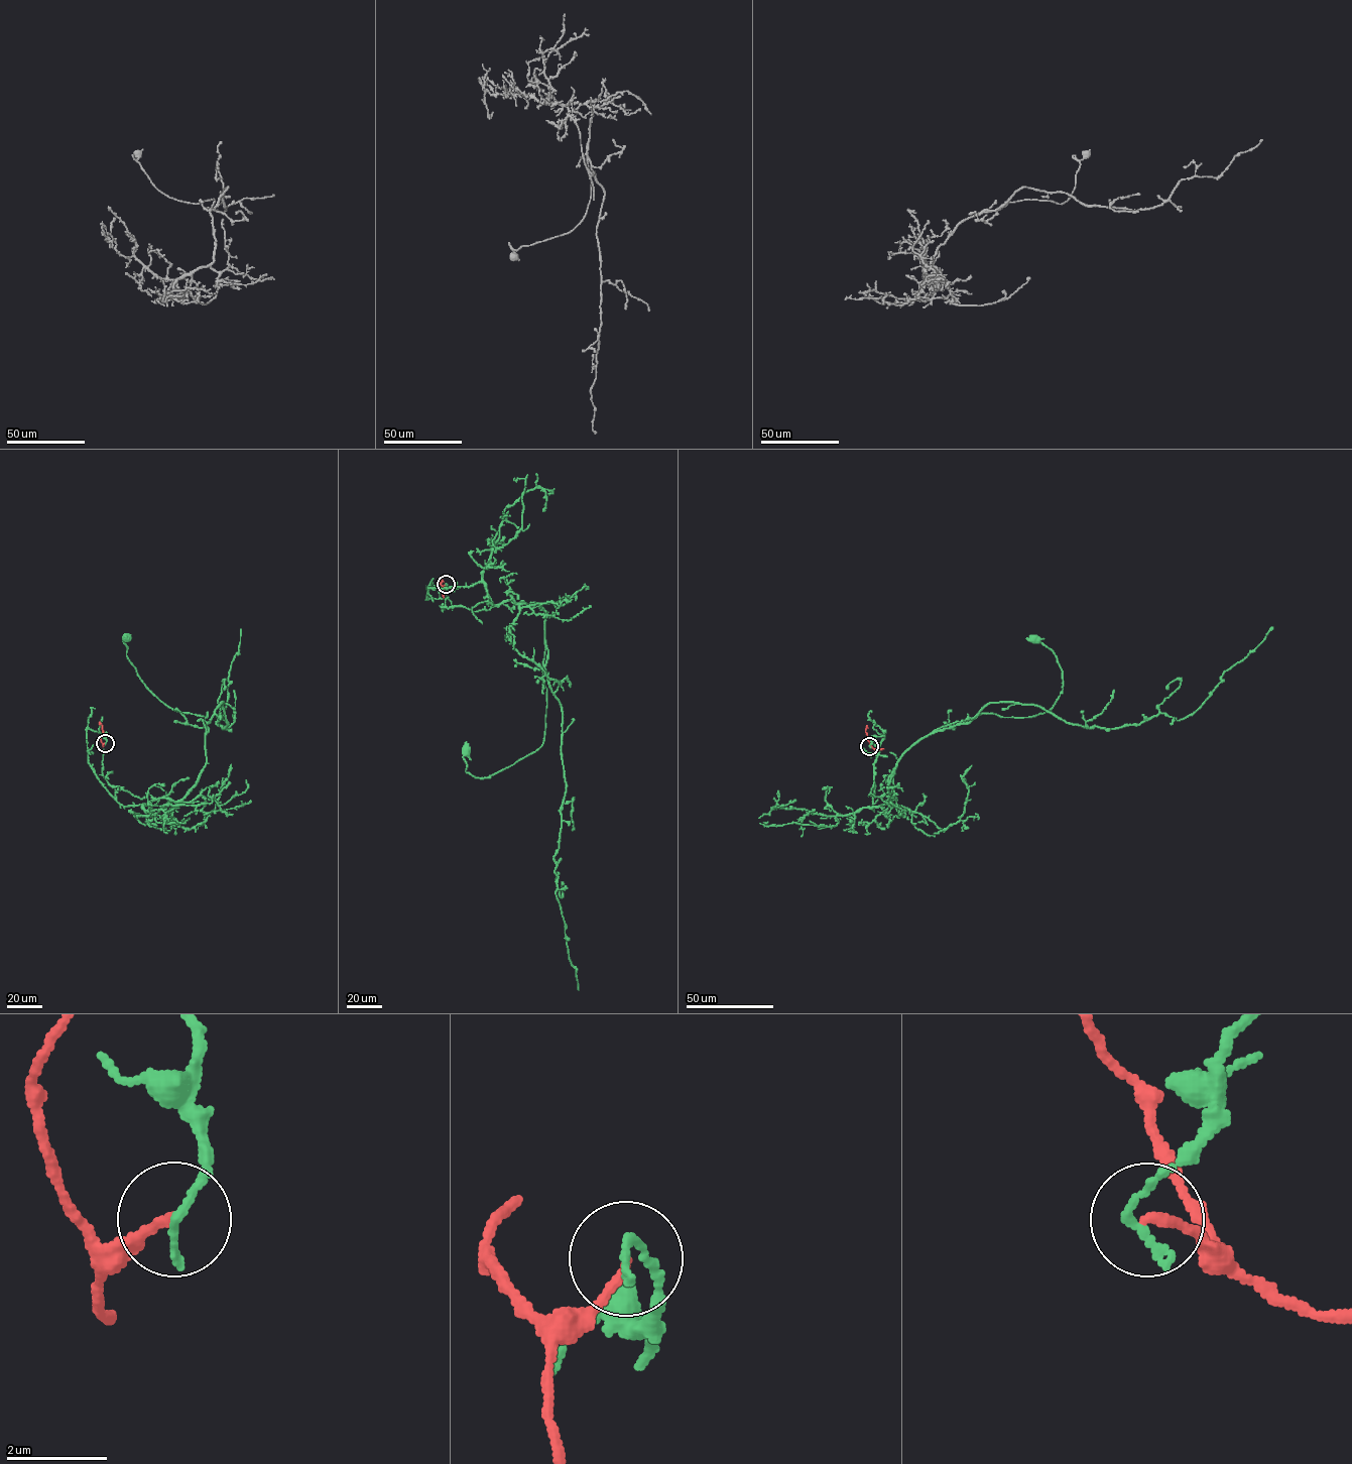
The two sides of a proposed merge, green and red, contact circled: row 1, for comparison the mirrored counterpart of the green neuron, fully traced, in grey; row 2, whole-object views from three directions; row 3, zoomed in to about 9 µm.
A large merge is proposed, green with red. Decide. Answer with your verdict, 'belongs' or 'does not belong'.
does not belong

